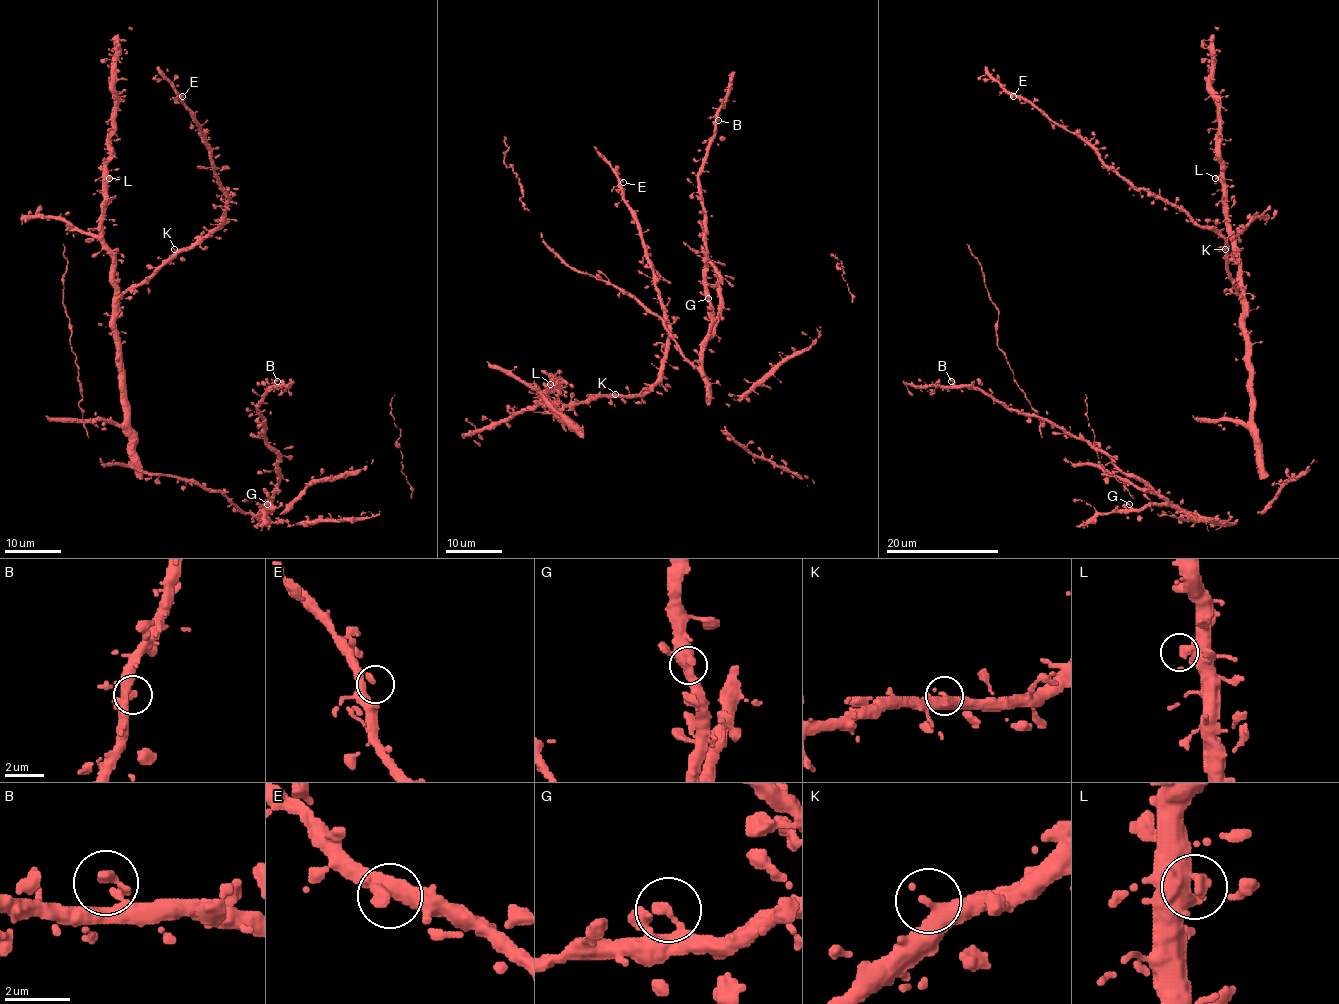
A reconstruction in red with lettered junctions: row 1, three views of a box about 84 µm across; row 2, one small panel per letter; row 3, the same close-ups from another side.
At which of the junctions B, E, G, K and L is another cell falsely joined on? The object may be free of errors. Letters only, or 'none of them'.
none of them

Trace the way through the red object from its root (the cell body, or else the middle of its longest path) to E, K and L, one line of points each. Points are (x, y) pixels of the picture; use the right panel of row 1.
E: (1197, 419), (1246, 424), (1250, 418), (1250, 342), (1225, 240), (1132, 186), (1085, 141), (1013, 96)
K: (1197, 419), (1246, 424), (1250, 418), (1250, 342), (1245, 326), (1243, 299), (1231, 278), (1225, 249)
L: (1197, 419), (1246, 424), (1250, 418), (1250, 342), (1245, 326), (1242, 263), (1228, 234), (1224, 182), (1215, 178)

